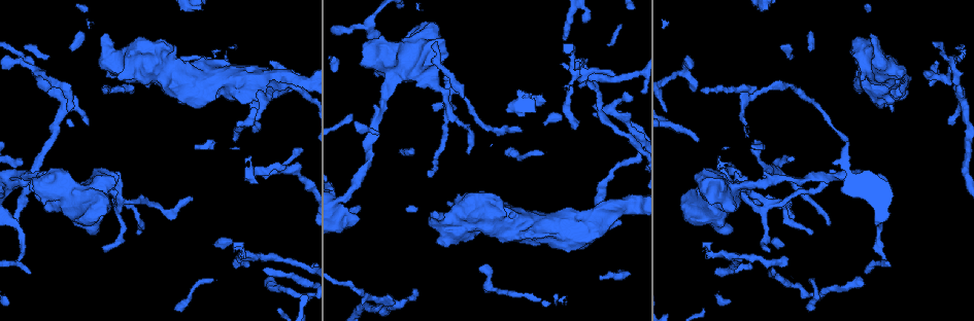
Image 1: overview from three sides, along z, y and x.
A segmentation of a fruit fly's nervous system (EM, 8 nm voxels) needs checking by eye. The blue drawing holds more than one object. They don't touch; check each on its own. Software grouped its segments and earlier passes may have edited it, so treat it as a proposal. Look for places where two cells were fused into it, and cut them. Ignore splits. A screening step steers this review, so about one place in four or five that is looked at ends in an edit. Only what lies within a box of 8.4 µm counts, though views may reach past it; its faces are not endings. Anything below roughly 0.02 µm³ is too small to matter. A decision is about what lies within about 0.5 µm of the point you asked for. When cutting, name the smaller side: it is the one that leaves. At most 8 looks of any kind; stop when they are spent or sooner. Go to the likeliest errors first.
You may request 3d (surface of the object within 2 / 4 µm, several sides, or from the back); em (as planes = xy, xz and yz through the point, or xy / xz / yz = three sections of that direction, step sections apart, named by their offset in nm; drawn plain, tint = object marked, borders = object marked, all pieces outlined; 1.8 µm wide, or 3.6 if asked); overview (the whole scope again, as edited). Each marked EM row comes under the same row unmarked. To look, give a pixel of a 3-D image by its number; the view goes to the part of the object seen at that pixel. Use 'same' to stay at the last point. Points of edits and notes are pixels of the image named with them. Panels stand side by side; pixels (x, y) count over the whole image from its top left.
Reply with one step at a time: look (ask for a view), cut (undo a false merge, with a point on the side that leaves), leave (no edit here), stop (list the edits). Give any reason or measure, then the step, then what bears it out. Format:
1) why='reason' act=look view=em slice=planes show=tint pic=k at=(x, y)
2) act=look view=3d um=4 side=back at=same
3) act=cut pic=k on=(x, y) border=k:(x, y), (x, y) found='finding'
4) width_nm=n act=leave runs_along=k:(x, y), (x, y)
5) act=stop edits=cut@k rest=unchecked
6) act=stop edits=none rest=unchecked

why='abrupt turn' act=look view=em um=3.6 slice=xy step=8 show=tint pic=1 at=(189, 78)

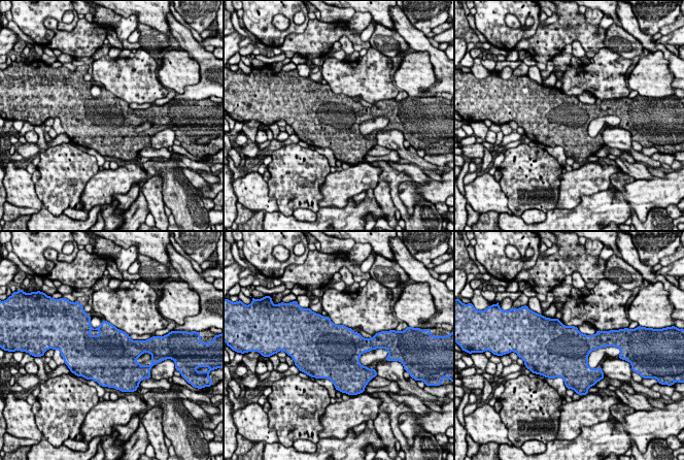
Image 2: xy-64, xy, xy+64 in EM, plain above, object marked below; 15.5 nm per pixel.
act=leave found='all the same cell'

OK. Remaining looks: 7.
why='abrupt turn' act=look view=em slice=xz step=16 show=tint pic=1 at=(612, 107)

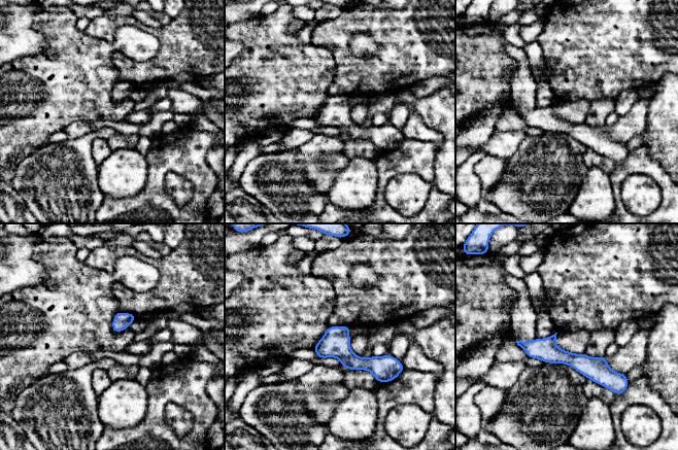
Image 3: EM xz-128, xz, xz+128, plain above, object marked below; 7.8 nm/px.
act=look view=em slice=planes show=borders at=same

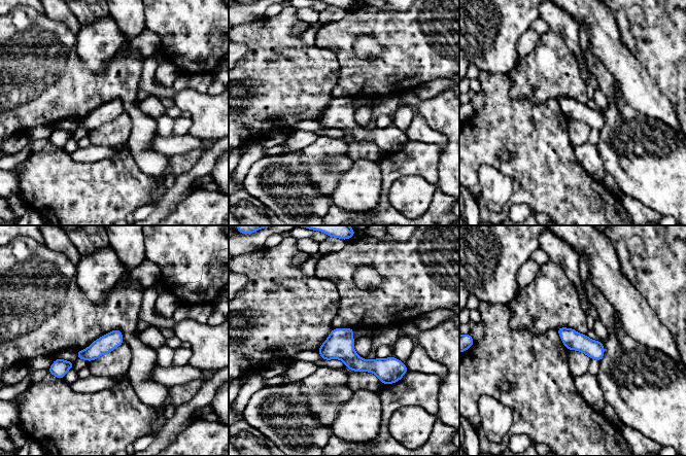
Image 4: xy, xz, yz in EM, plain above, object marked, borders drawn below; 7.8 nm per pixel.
act=leave runs_along=4:(321, 349), (397, 373) found='continuous, no second cell'

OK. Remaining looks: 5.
why='sudden change in width' act=look view=em um=3.6 slice=planes show=tint pic=1 at=(599, 222)

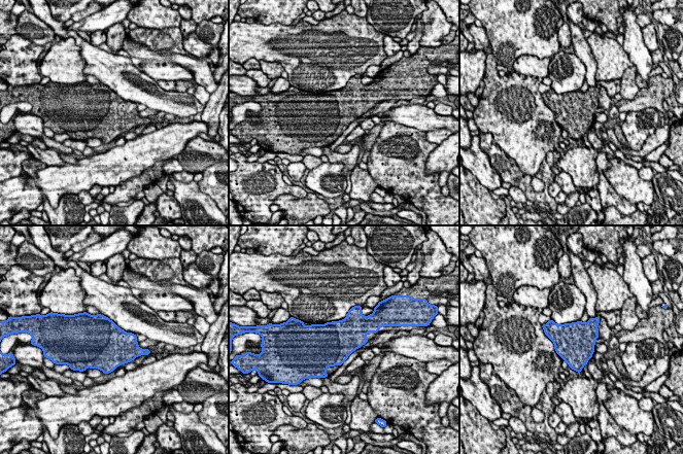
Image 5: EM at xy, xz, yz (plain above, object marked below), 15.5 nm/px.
act=leave found='one cell here'

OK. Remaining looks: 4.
act=stop edits=none rest=unchecked

